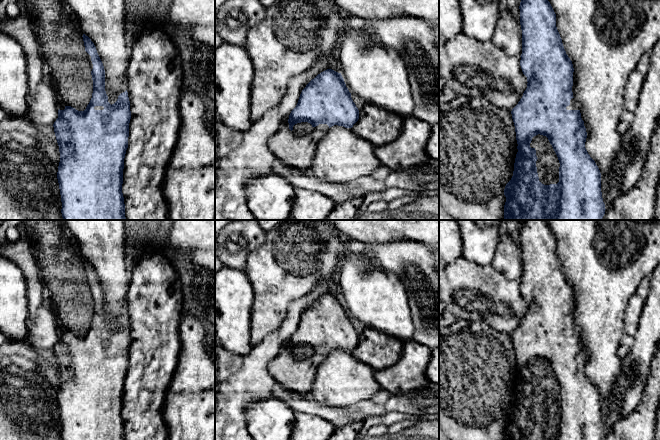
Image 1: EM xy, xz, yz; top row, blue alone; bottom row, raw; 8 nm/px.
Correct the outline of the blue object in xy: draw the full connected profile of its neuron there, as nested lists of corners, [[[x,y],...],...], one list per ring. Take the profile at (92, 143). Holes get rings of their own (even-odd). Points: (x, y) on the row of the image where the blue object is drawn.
[[[83,34],[85,51],[91,56],[93,69],[92,98],[84,111],[71,106],[59,105],[58,118],[53,124],[59,146],[60,162],[57,179],[59,183],[63,220],[126,220],[122,193],[124,158],[128,148],[130,101],[127,90],[118,96],[114,104],[108,102],[105,91],[105,70],[91,39]]]

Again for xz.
[[[327,69],[312,79],[302,90],[296,107],[280,130],[268,139],[268,147],[276,159],[285,165],[302,171],[310,171],[316,147],[320,139],[334,125],[352,128],[359,119],[359,110],[351,98],[341,73]],[[308,122],[312,130],[305,136],[295,135],[292,130],[297,123]]]

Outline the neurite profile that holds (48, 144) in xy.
[[[55,132],[50,135],[39,133],[35,135],[39,140],[39,149],[50,159],[50,161],[56,166],[59,166],[60,152],[59,146],[56,140]]]

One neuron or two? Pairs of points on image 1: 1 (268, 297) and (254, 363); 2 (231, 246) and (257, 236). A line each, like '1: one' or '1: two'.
1: two
2: one

